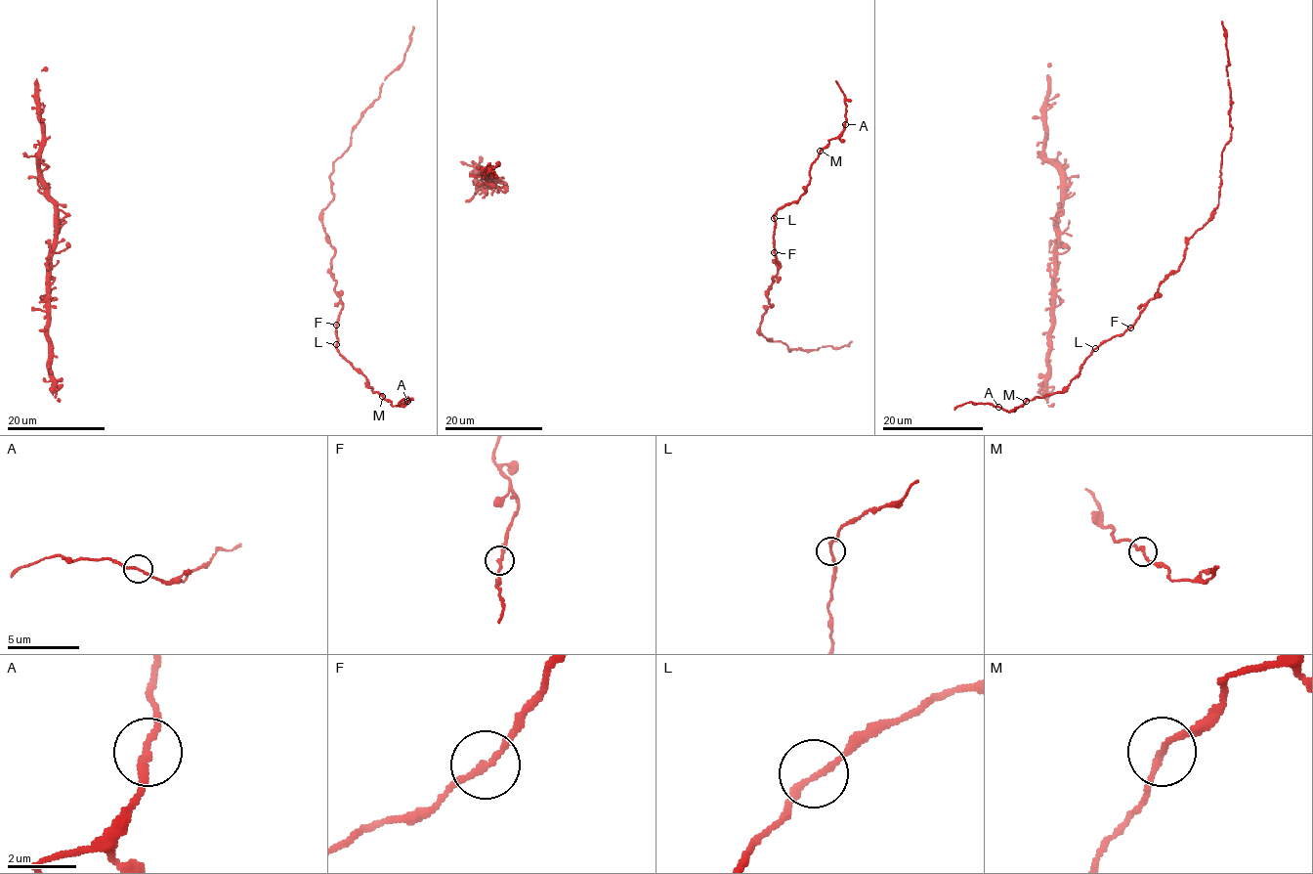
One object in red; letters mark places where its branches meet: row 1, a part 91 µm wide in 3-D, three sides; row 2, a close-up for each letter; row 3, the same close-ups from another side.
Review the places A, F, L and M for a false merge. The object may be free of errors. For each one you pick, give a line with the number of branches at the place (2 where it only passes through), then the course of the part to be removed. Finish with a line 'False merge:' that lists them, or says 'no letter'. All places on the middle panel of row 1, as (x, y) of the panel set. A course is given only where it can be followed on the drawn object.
False merge: no letter

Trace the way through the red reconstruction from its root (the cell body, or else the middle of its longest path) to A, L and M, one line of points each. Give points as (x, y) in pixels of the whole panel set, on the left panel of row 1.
A: (327, 272), (342, 304), (336, 349), (365, 376), (373, 392), (393, 406), (407, 401)
L: (327, 272), (336, 282), (335, 290), (342, 304), (336, 344)
M: (327, 272), (336, 282), (335, 290), (342, 304), (336, 349), (365, 376), (373, 392), (383, 396)

